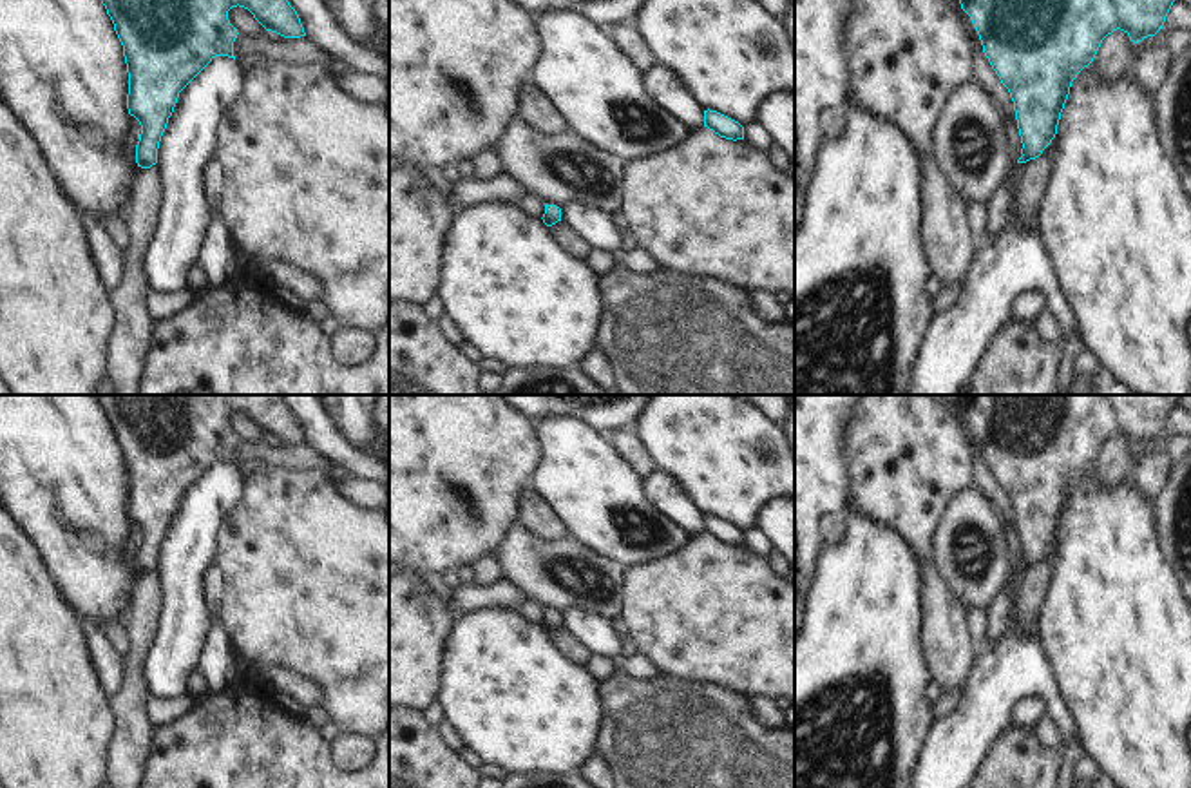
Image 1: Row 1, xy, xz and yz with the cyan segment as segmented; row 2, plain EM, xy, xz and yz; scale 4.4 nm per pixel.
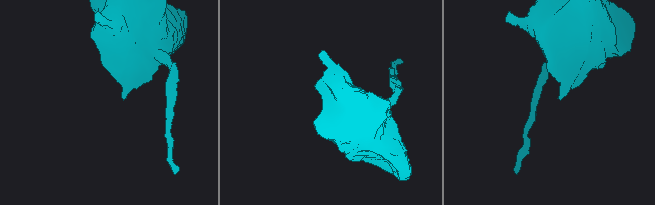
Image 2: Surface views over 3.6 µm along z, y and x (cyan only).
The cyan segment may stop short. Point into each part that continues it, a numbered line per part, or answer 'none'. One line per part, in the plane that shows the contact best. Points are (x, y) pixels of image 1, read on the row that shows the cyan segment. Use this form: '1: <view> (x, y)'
none

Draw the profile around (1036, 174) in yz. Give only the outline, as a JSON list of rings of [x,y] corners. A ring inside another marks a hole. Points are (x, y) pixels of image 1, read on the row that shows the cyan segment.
[[[1053,138],[1039,158],[1026,161],[1014,194],[1019,205],[1019,221],[1034,223],[1039,219],[1043,196],[1053,172],[1055,149],[1057,139]]]

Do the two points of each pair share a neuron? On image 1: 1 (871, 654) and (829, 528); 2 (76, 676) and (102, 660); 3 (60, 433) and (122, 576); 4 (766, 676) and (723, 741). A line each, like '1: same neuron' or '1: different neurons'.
1: different neurons
2: different neurons
3: same neuron
4: different neurons

